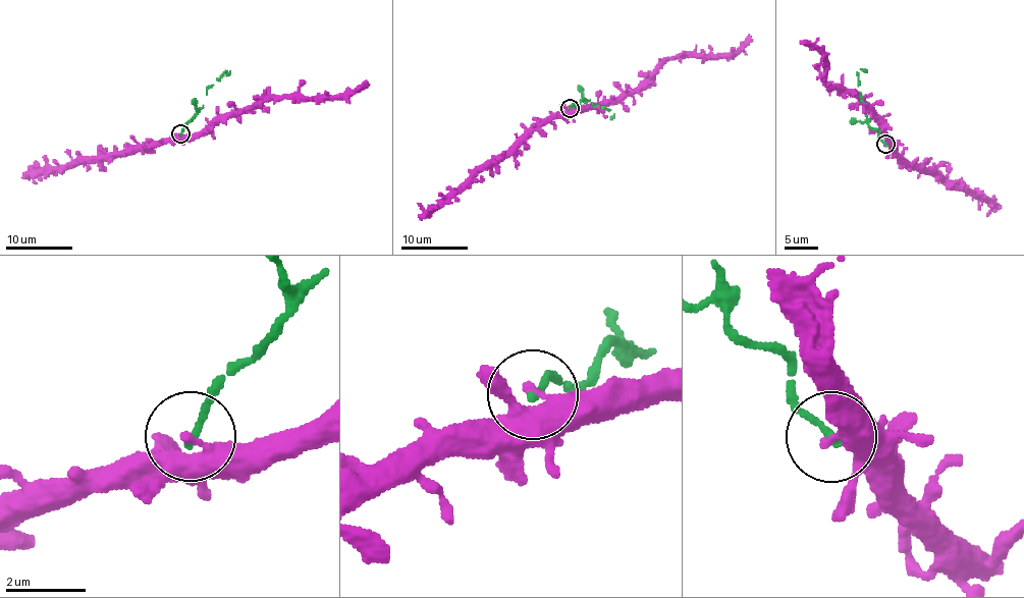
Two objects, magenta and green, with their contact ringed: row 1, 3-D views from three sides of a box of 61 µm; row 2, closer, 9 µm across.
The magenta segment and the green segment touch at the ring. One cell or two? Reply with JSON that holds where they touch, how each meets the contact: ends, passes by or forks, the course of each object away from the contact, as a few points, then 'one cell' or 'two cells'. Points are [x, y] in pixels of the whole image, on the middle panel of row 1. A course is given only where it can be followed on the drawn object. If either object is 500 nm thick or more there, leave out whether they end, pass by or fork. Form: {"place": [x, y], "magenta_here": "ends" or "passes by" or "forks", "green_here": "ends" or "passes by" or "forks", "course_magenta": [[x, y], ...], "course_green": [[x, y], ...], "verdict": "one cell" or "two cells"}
{"place": [570, 108], "magenta_here": "ends", "green_here": "ends", "course_magenta": [[570, 108], [599, 109], [613, 103], [668, 59], [681, 55], [728, 56], [748, 36]], "course_green": [[570, 108], [579, 105], [582, 99], [590, 100], [614, 113], [610, 118]], "verdict": "two cells"}

